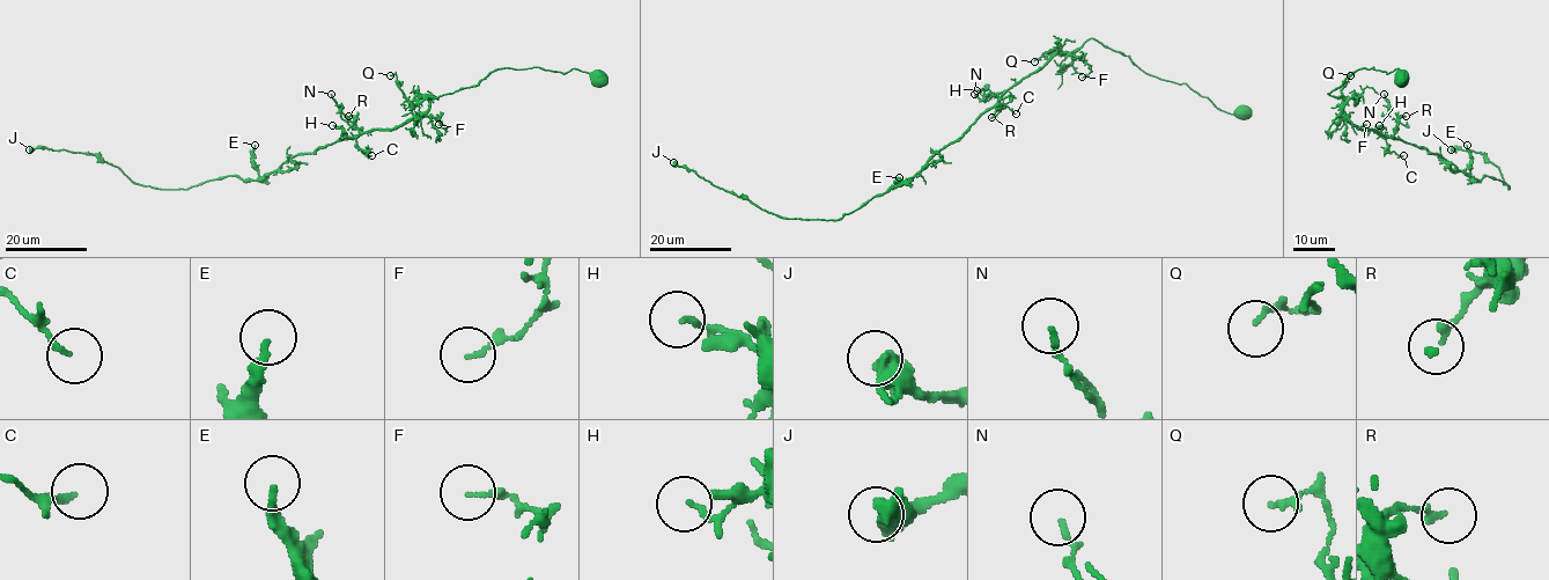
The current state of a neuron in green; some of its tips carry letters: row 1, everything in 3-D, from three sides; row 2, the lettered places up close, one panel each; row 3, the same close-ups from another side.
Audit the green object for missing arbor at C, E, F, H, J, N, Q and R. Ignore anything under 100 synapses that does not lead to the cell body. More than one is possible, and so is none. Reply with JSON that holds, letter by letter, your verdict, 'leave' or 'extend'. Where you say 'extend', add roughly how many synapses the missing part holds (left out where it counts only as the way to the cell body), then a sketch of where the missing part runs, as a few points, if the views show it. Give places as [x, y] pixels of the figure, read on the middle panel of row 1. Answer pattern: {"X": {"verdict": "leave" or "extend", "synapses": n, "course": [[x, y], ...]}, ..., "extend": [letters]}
{"C": {"verdict": "leave"}, "E": {"verdict": "leave"}, "F": {"verdict": "leave"}, "H": {"verdict": "leave"}, "J": {"verdict": "leave"}, "N": {"verdict": "leave"}, "Q": {"verdict": "leave"}, "R": {"verdict": "leave"}, "extend": []}

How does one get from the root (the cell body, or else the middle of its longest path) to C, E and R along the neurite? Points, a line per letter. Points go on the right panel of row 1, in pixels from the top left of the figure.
C: (1401, 80), (1399, 68), (1362, 67), (1328, 94), (1345, 101), (1345, 119), (1379, 131), (1386, 149), (1403, 155)
E: (1401, 80), (1362, 67), (1328, 94), (1358, 127), (1469, 176), (1467, 145)
R: (1401, 80), (1399, 68), (1362, 67), (1328, 94), (1345, 101), (1345, 119), (1386, 137), (1406, 116)

